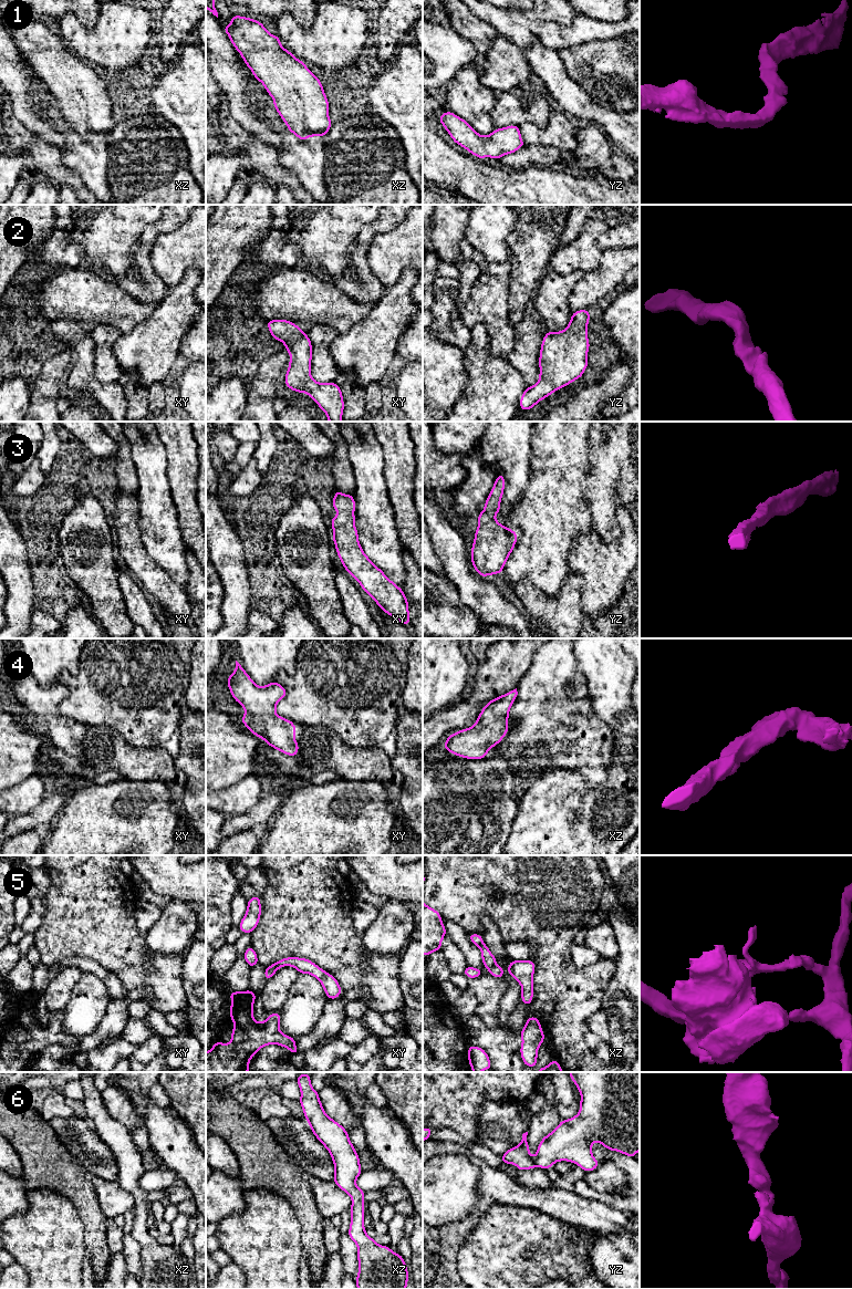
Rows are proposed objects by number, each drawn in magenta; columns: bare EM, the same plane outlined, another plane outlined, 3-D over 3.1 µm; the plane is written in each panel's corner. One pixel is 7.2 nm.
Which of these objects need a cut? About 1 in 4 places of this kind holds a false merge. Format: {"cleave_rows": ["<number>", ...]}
{"cleave_rows": ["5"]}

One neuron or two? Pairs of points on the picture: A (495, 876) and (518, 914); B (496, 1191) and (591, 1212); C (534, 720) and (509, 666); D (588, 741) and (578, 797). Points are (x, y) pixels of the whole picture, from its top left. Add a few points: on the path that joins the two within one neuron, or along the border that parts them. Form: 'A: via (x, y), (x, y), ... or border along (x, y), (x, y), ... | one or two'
A: via (485, 891), (487, 902), (504, 905) | one
B: via (519, 1195), (552, 1201), (568, 1206) | one
C: border along (531, 662), (528, 671), (516, 687) | two
D: border along (567, 769), (574, 770), (580, 776) | two

